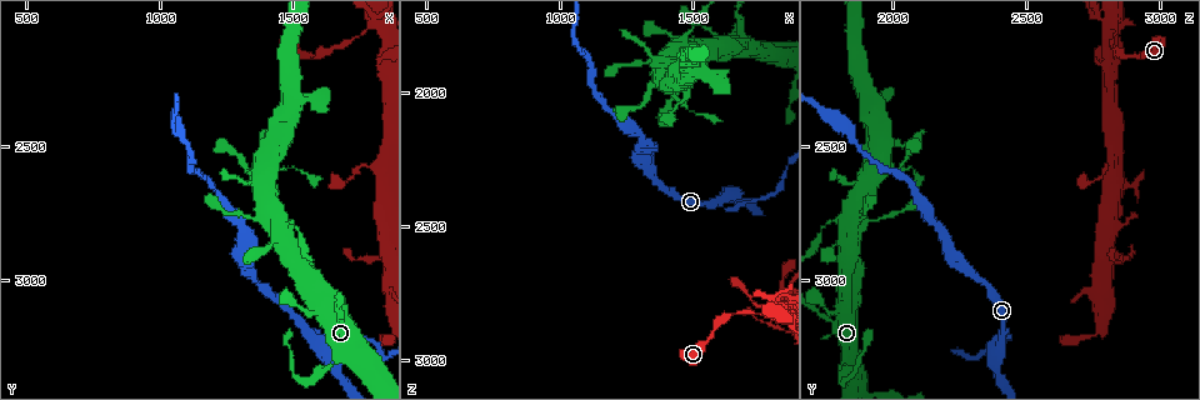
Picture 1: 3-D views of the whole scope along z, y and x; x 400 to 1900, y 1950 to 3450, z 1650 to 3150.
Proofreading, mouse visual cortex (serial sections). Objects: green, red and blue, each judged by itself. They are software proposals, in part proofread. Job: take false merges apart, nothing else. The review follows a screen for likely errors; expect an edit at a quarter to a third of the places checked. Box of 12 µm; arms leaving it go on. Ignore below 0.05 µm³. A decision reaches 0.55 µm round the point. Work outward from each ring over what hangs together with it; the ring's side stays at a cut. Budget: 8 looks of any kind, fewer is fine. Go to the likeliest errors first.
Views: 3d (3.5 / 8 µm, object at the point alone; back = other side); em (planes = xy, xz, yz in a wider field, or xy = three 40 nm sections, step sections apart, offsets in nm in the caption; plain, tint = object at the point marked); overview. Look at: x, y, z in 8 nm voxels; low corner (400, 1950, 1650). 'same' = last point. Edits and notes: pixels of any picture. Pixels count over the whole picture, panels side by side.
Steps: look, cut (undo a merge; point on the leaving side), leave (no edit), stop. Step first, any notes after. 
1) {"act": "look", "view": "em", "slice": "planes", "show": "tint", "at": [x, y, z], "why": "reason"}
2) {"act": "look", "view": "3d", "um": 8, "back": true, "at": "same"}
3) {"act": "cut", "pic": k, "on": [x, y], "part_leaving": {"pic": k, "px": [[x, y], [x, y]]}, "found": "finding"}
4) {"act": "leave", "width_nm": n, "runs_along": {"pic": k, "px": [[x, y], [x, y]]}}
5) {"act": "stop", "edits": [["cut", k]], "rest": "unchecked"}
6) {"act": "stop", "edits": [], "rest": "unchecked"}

{"act": "look", "view": "3d", "um": 3.5, "at": [1620, 3340, 1800], "why": "narrows sharply"}

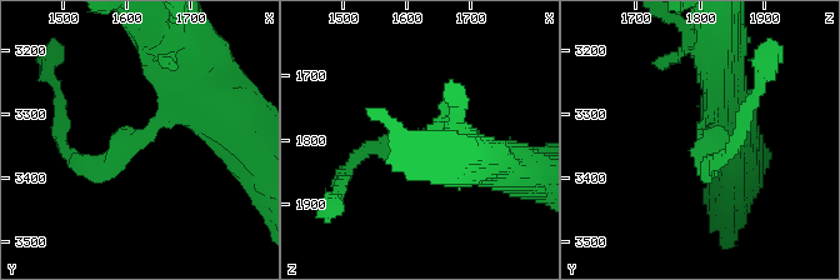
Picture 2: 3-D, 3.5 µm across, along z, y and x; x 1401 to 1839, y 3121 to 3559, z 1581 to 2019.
{"act": "look", "view": "em", "slice": "xy", "step": 1, "show": "tint", "at": [1625, 3335, 1805], "arm_widths_nm": [250, 350], "why": "now the EM"}

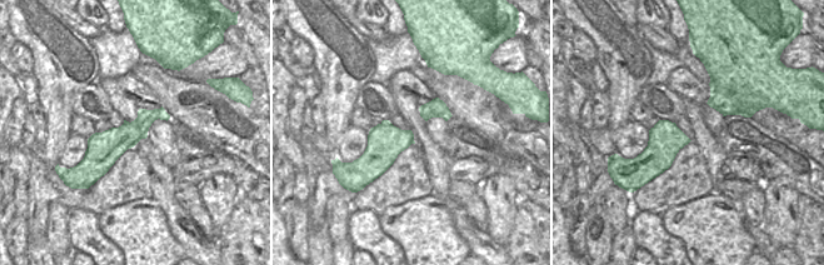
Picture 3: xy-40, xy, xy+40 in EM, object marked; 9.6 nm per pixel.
{"act": "leave", "runs_along": {"pic": 2, "px": [[175, 50], [183, 96], [101, 170], [75, 158]]}, "found": "all the same cell"}

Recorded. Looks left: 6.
{"act": "look", "view": "3d", "um": 8, "at": [1590, 3210, 2410], "why": "small branch off a trunk"}

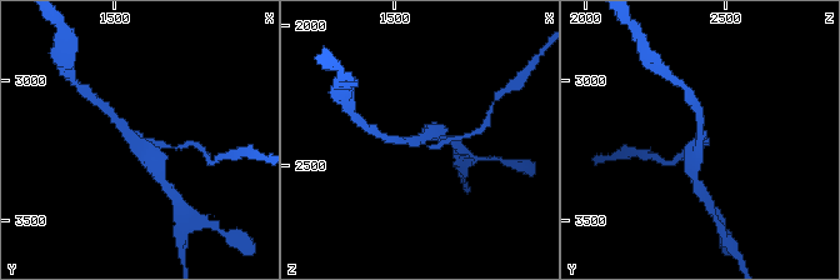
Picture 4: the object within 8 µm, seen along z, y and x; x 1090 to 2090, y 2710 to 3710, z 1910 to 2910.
{"act": "look", "view": "em", "slice": "xy", "step": 1, "show": "tint", "at": [1570, 3220, 2410], "why": "now the EM"}

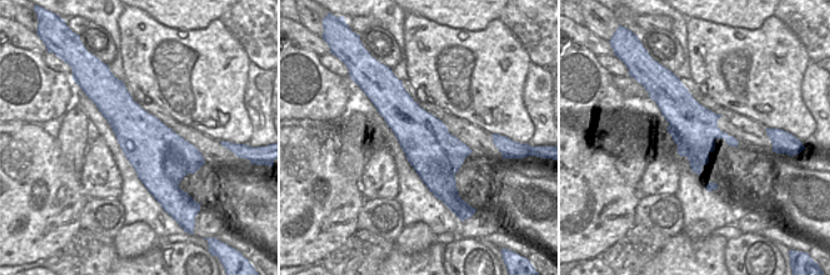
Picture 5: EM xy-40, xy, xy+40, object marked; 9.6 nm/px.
{"act": "cut", "pic": 4, "on": [163, 144], "width_nm": 500, "part_leaving": {"pic": 4, "px": [[141, 136], [169, 148], [186, 144]]}, "found": "a second cell is stuck on"}

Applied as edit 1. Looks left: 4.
{"act": "look", "view": "overview"}

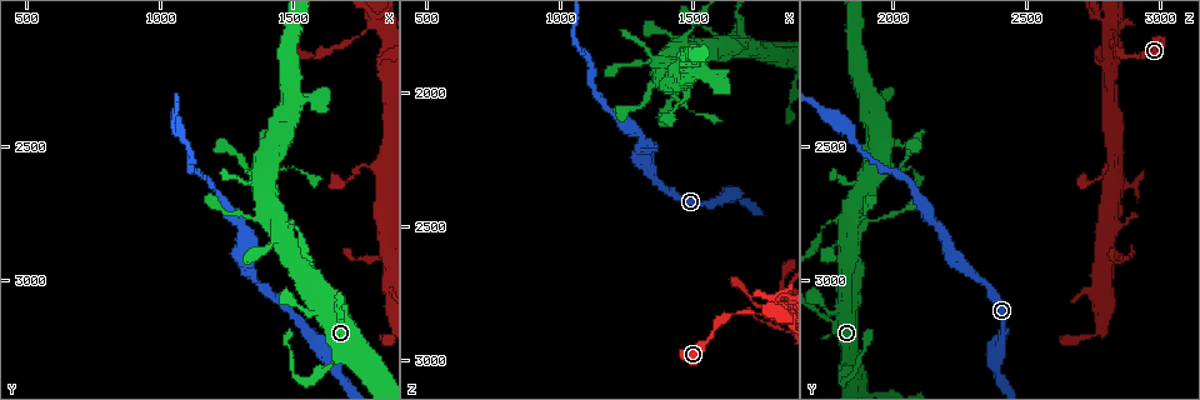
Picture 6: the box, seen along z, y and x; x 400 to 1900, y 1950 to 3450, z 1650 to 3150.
{"act": "look", "view": "3d", "um": 3.5, "back": true, "at": [1460, 2790, 1820]}

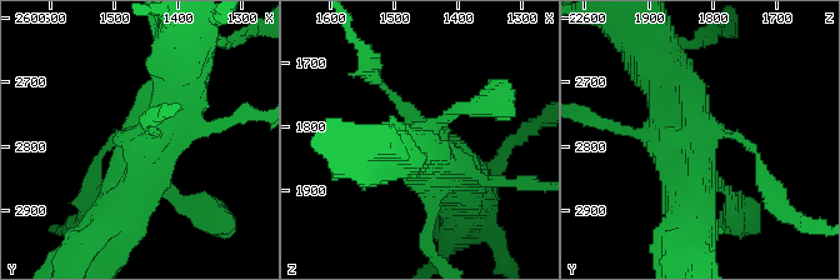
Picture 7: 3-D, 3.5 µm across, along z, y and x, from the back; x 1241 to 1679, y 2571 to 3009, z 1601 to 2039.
{"act": "look", "view": "em", "slice": "xy", "step": 2, "show": "tint", "at": "same", "why": "now the EM"}

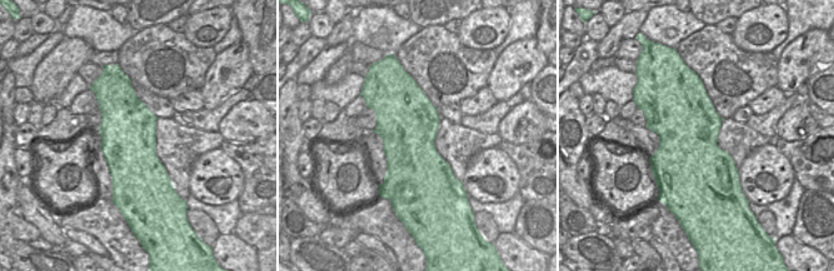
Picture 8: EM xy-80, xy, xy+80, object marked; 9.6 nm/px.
{"act": "leave", "found": "all the same cell"}

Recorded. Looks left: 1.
{"act": "stop", "edits": [["cut", 4]], "rest": "unchecked"}

